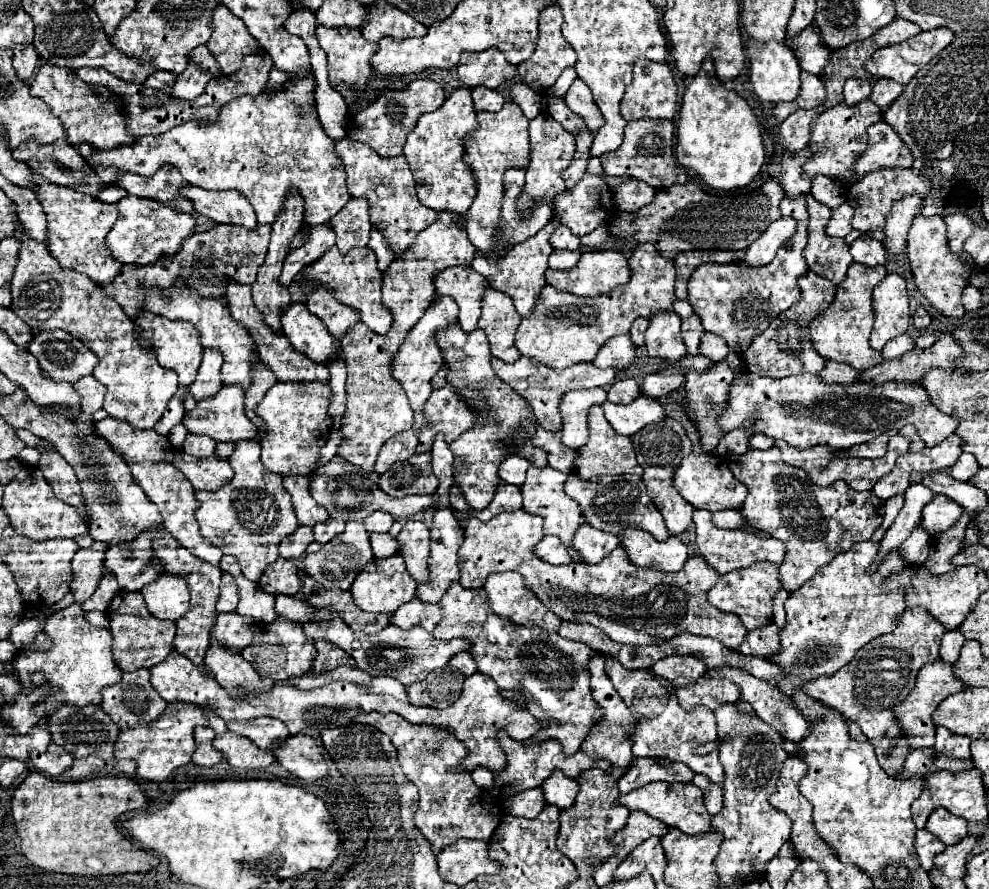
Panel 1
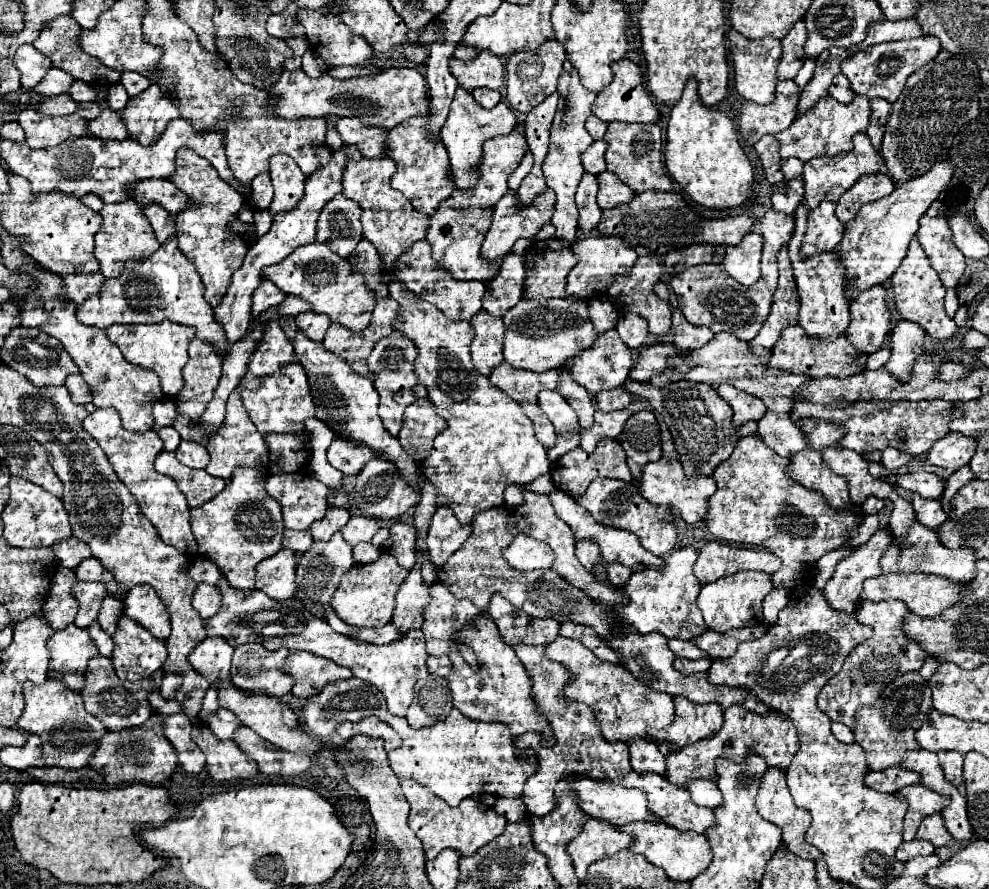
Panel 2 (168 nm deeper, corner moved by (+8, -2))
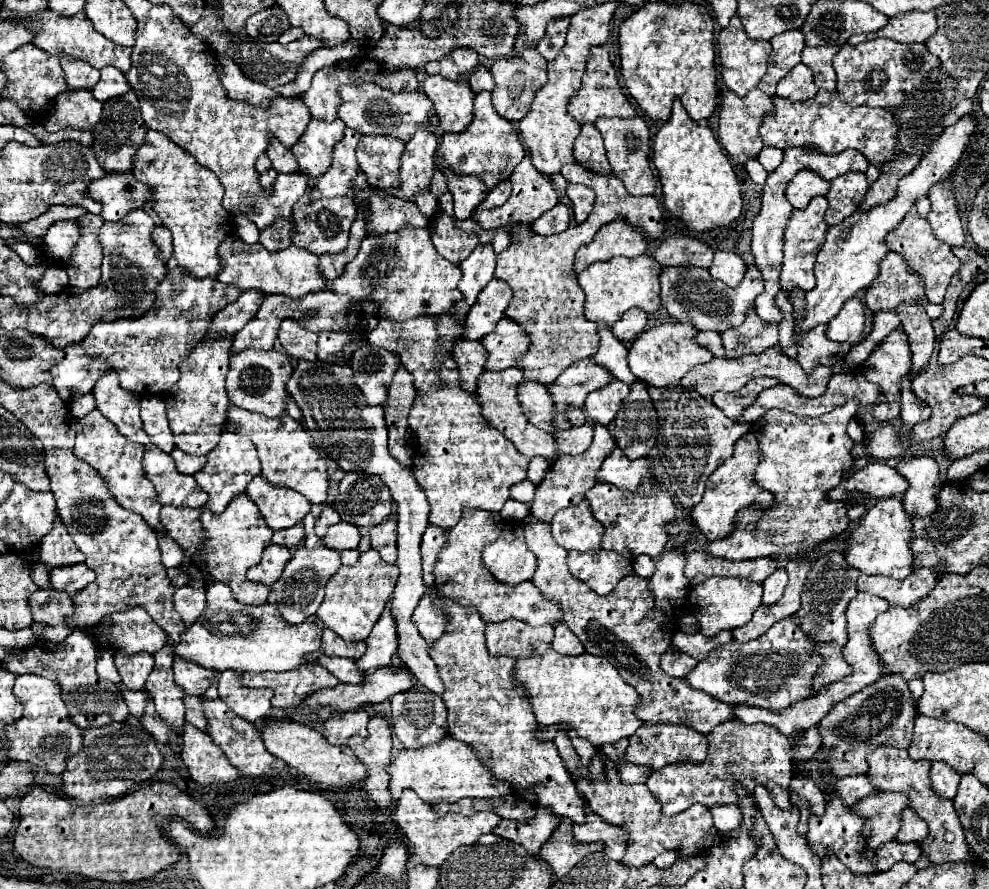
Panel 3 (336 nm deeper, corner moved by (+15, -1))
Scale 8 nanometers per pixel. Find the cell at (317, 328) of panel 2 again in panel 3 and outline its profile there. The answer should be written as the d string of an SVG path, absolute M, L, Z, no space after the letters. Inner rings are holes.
M290 318L282 320L280 324L278 342L282 344L282 350L296 360L310 360L310 362L316 360L318 334L304 332L304 328L300 328L300 324L296 324Z

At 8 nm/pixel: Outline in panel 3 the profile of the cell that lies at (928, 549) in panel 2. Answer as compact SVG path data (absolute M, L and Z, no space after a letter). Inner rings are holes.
M896 498L878 500L848 536L844 558L852 568L864 574L882 574L902 580L912 572L912 552L908 548L910 530L912 522L900 500Z

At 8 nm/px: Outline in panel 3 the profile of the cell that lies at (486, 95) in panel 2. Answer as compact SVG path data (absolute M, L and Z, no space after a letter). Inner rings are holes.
M478 66L470 76L470 88L472 88L472 92L482 92L482 90L490 92L494 88L492 74L484 66Z

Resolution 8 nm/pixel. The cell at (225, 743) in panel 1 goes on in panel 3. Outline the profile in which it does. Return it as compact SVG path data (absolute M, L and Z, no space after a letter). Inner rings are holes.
M188 722L184 724L184 752L180 758L198 784L208 786L238 778L238 770L228 762L224 752L212 744L212 738Z

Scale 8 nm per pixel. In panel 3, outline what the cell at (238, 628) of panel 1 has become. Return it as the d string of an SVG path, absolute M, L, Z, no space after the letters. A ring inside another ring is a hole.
M174 660L172 670L176 686L182 688L186 694L196 694L196 696L202 696L210 686L212 678L218 676L218 672L208 672L206 668L200 668L198 664L186 660Z

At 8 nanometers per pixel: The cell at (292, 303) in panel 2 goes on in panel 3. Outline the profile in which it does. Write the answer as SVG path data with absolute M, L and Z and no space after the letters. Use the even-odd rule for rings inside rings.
M400 228L386 234L368 234L358 250L358 256L346 264L336 280L328 280L324 290L304 296L304 300L288 300L288 296L266 296L258 314L234 336L232 354L244 348L272 350L272 336L282 320L292 318L310 332L344 332L348 314L354 304L364 300L378 304L378 316L404 322L416 316L436 316L452 308L460 300L456 284L460 282L460 268L442 258L430 242L428 228Z

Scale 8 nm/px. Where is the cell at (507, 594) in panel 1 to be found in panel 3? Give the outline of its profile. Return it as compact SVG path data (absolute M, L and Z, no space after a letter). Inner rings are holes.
M520 620L486 624L486 646L490 656L530 658L540 656L552 644L554 626L530 626Z

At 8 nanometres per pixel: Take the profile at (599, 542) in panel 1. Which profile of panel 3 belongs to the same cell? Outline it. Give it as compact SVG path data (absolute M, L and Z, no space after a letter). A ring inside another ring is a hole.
M601 549L597 552L568 552L568 568L572 572L572 576L576 576L578 580L582 580L592 592L604 596L608 592L612 592L612 588L628 574L632 574L632 562L624 556L620 556L612 550Z

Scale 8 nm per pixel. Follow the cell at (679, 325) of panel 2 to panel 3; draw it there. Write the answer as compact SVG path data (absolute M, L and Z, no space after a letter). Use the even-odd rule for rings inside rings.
M700 332L698 340L700 340L700 344L708 346L716 356L722 356L722 344L720 344L722 340L720 340L720 336L716 332Z

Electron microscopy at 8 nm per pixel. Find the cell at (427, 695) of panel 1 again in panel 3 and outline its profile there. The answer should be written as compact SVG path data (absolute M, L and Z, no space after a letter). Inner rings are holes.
M416 684L412 692L400 692L400 694L392 696L390 704L392 704L392 726L404 748L408 748L408 750L424 748L428 744L436 744L448 736L444 702L438 694L432 694L422 684Z

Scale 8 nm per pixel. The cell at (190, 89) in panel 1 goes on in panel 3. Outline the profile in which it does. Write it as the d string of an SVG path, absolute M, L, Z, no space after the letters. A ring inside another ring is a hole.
M132 90L104 102L100 122L92 130L92 134L94 134L92 150L94 150L100 166L110 174L112 172L130 172L132 170L132 158L134 158L136 150L140 148L140 144L146 136L146 130L148 128L146 128L146 124L142 124L142 116L140 116L140 104L138 104L136 94Z

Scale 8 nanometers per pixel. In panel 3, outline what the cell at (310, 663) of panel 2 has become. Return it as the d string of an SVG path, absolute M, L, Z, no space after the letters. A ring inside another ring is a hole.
M300 666L288 672L244 672L242 686L248 688L272 688L274 708L292 708L292 704L302 704L308 692L316 688L332 688L338 680L324 666Z

